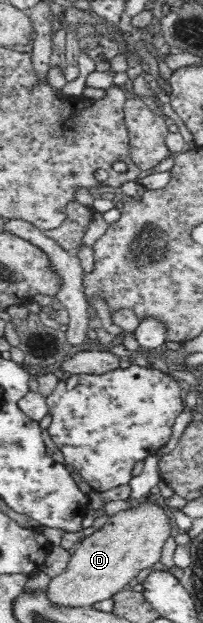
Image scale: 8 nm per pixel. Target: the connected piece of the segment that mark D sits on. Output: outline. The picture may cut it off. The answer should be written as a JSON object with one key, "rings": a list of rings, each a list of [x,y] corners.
{"rings":[[[148,497],[142,502],[135,503],[133,510],[115,513],[101,528],[77,542],[67,567],[59,575],[51,578],[48,583],[47,598],[55,606],[67,607],[93,607],[94,603],[112,599],[127,583],[131,583],[131,579],[139,571],[149,569],[161,559],[163,545],[171,535],[171,520],[173,520],[172,516],[159,497]]]}

